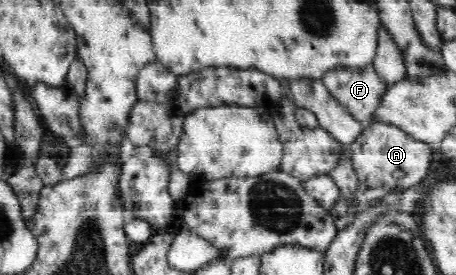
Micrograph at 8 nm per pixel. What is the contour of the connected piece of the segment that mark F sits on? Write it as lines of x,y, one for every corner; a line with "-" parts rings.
373,63
367,64
364,68
354,69
348,67
338,67
324,73
322,82
328,87
330,94
338,100
338,104
346,107
346,110
360,122
369,123
373,119
380,104
381,97
387,91
386,83
382,77
378,76

